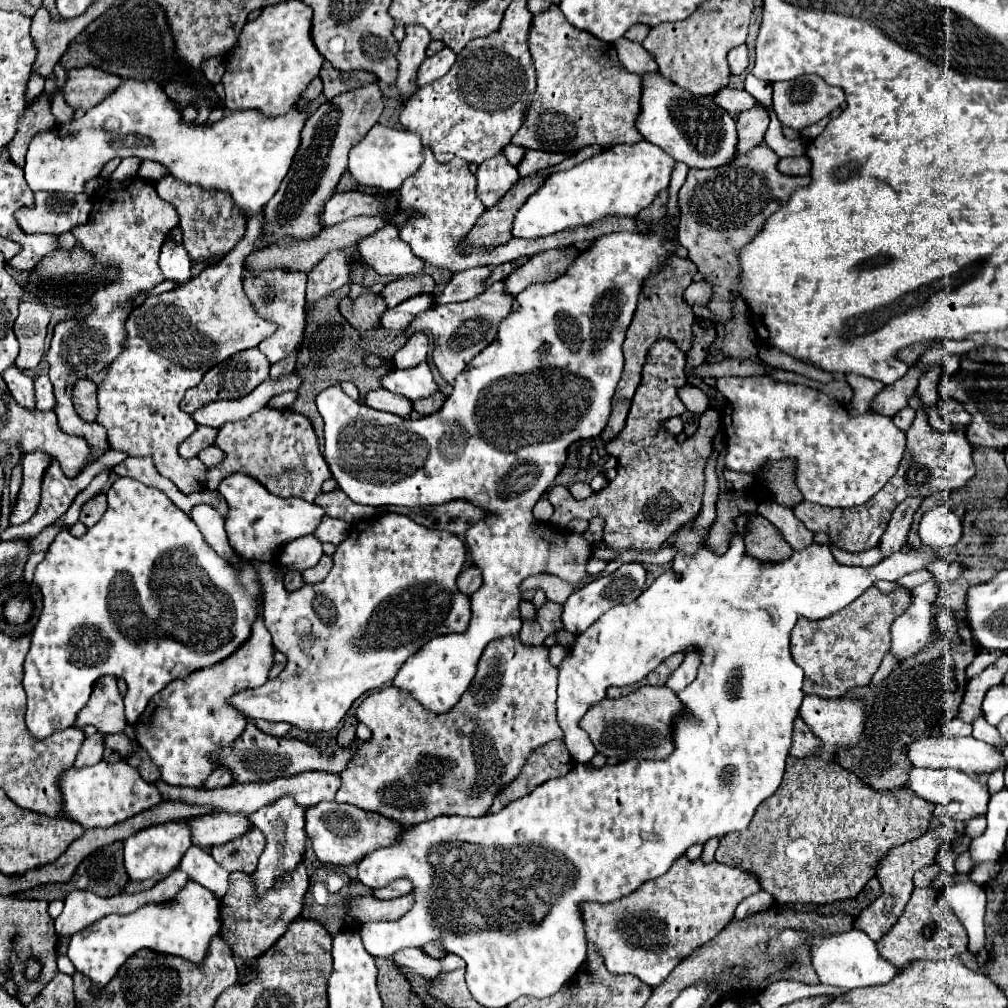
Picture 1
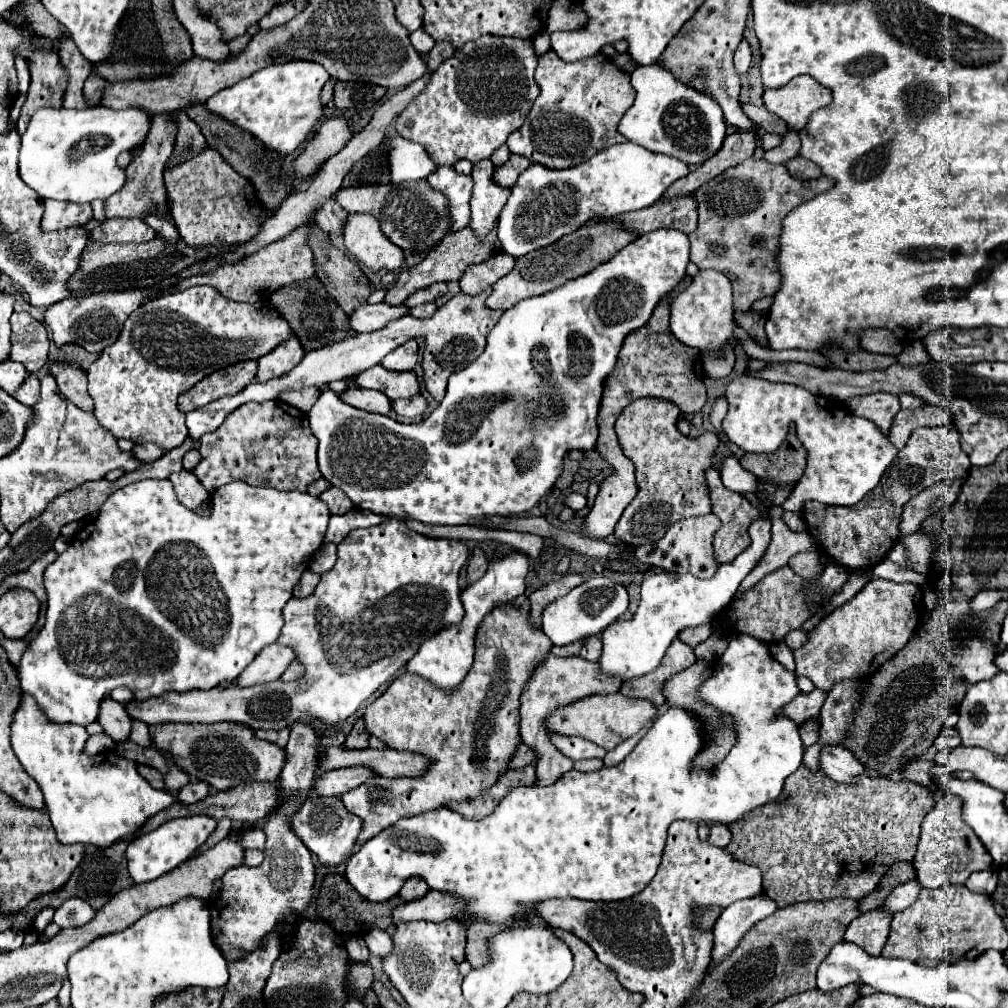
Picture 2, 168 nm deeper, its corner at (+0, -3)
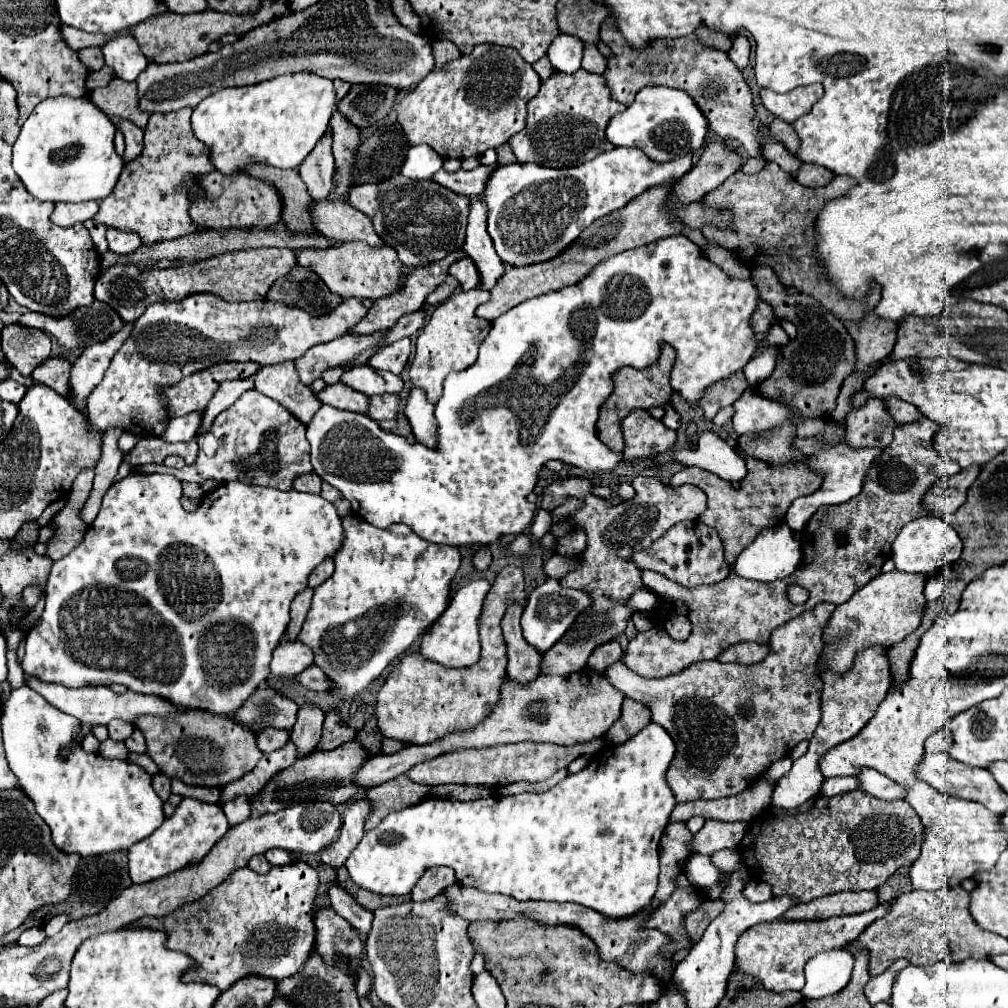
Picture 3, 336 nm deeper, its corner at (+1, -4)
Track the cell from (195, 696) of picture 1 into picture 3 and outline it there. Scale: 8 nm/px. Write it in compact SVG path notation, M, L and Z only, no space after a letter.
M280 641L280 645L272 653L270 675L272 677L294 677L312 665L312 649L300 641Z

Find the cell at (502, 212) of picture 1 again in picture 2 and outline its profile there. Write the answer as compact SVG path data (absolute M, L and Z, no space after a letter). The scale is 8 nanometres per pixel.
M463 228L463 230L457 230L453 234L449 234L435 250L431 250L425 260L413 268L407 268L407 270L401 270L397 282L387 290L385 294L385 304L389 306L401 306L405 304L405 300L415 292L415 290L421 290L421 288L427 288L435 282L449 282L449 280L459 280L463 270L475 262L483 262L487 258L493 258L495 254L499 254L499 242L495 242L497 238L497 232L493 230L487 238L479 240L475 238L475 234L471 232L471 228Z

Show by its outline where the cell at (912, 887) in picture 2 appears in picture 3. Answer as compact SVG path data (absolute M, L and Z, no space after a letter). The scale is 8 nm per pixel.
M894 901L878 905L866 913L848 915L848 917L830 917L826 921L770 921L750 927L736 945L736 967L744 973L756 975L762 985L770 991L788 991L804 987L804 965L808 959L822 951L844 947L848 941L856 939L870 923L882 919Z

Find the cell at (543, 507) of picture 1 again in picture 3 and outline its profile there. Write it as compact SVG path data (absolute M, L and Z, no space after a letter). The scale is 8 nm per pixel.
M539 509L531 524L531 534L536 538L542 538L550 531L553 524L551 515L548 511Z

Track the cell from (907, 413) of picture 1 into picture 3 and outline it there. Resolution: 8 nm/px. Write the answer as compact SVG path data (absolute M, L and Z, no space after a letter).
M888 397L888 399L886 399L886 405L888 405L890 415L894 417L894 421L896 421L898 425L914 423L916 419L922 419L922 417L924 417L912 403L906 403L906 401L896 399L896 397Z

